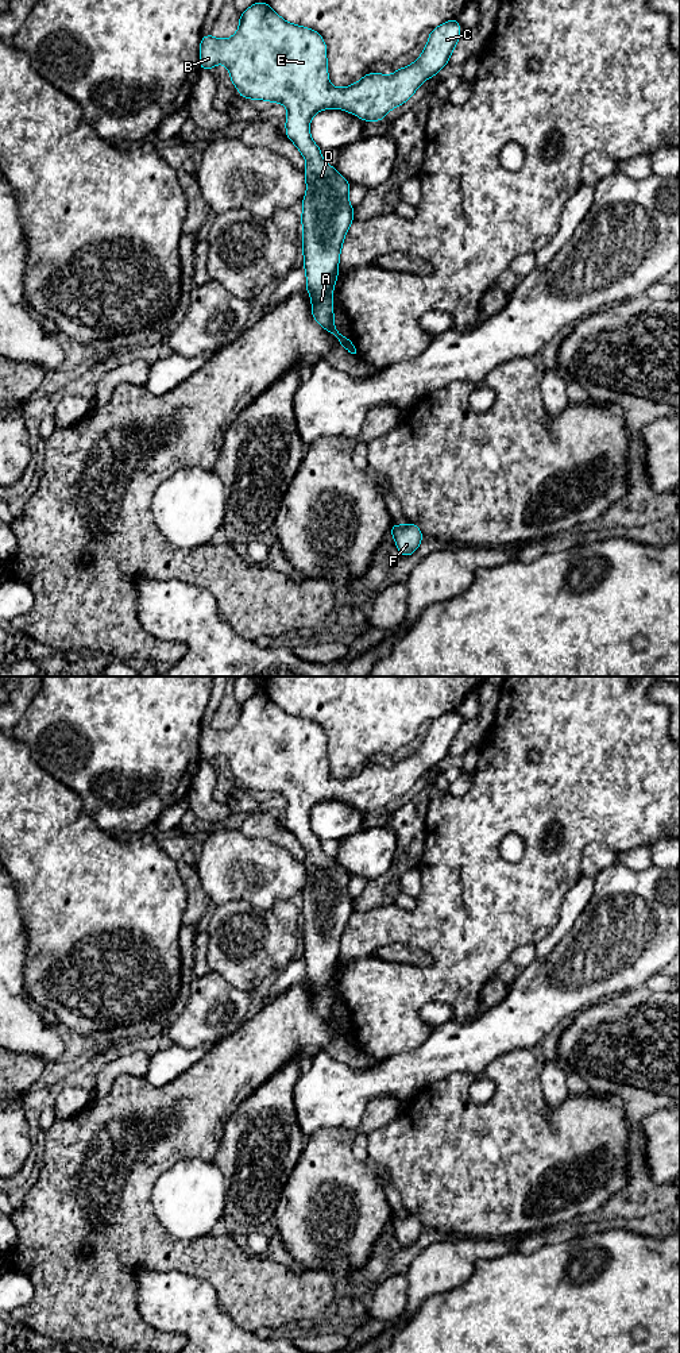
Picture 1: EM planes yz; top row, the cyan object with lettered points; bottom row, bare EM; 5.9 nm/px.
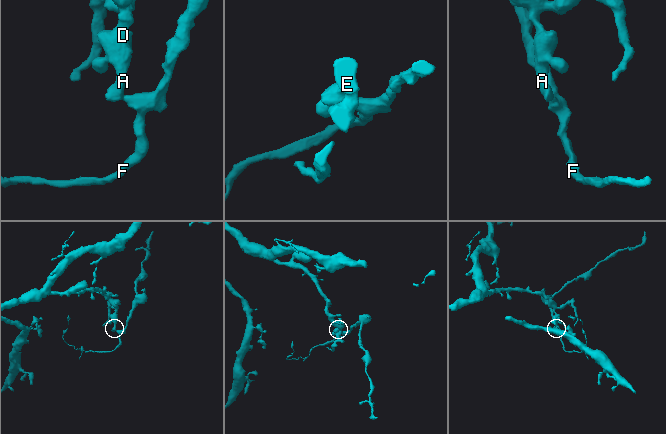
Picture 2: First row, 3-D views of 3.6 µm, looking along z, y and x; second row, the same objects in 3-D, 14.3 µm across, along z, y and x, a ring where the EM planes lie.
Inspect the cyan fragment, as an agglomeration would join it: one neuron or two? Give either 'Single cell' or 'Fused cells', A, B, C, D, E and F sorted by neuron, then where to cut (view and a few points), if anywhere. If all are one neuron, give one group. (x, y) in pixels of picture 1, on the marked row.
Fused cells. Groups: A B C D E / F. Split along yz (350, 340), (344, 347)

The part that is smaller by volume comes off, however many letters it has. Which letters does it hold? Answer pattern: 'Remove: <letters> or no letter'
Remove: F

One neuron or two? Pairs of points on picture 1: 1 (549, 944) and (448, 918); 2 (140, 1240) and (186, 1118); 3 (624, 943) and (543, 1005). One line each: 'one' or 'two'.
1: two
2: one
3: one

